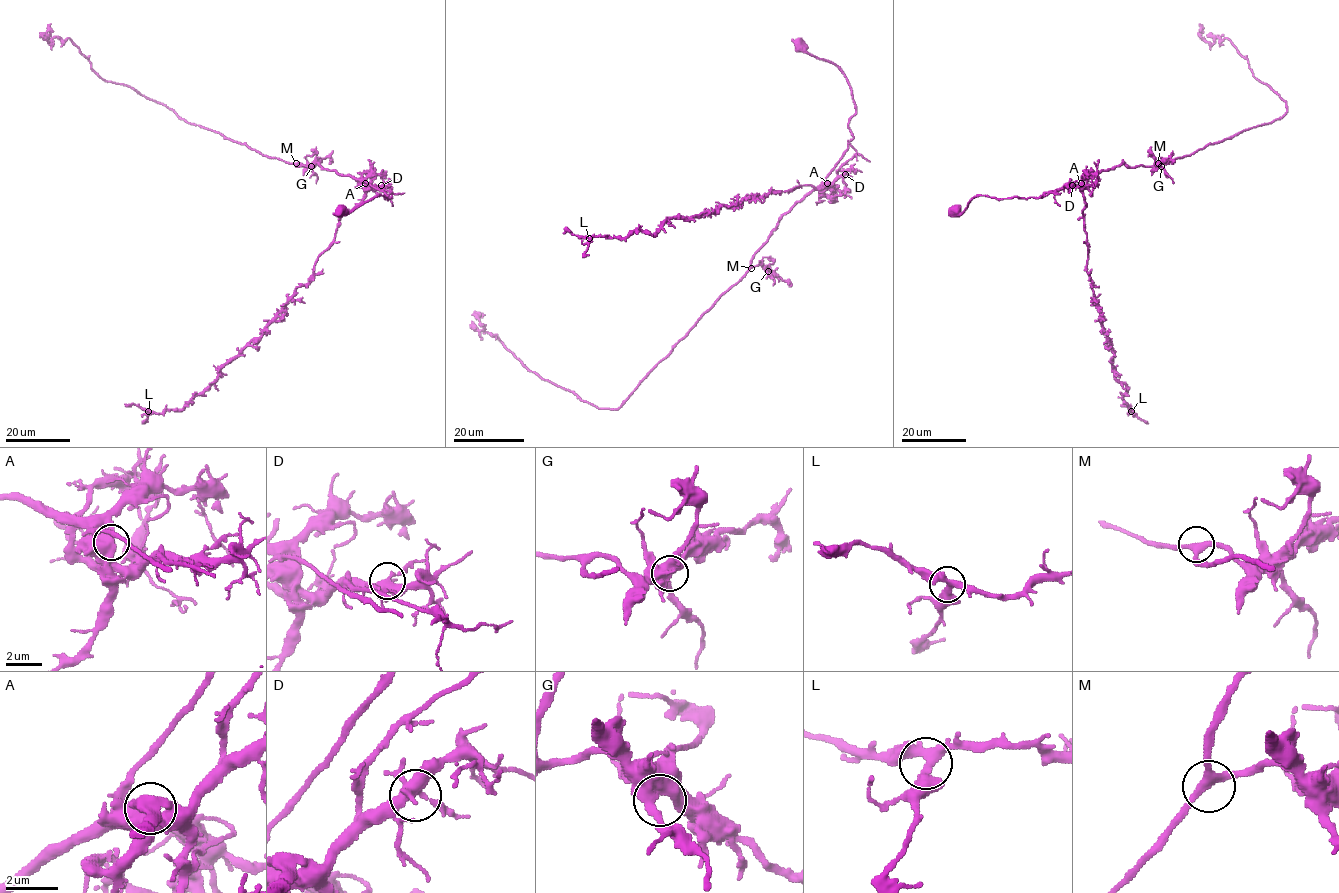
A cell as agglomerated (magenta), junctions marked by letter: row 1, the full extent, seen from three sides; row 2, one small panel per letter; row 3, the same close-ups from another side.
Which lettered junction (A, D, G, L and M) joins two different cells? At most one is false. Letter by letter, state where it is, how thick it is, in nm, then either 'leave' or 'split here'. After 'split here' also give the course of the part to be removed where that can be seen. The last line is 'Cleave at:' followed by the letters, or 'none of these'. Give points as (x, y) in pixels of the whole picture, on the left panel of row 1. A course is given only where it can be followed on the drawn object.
A: at (365, 183); 950 nm thick; split here; foreign part runs (365, 183), (364, 198), (340, 218), (310, 280), (208, 386), (179, 410), (152, 413), (124, 404)
D: at (381, 185); 360 nm thick; leave
G: at (311, 166); 550 nm thick; leave
L: at (148, 411); 360 nm thick; leave
M: at (296, 163); 300 nm thick; leave
Cleave at: A

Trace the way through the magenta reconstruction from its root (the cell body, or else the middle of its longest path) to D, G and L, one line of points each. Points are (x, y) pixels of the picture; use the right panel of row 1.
D: (954, 211), (960, 214), (979, 195), (998, 199), (1040, 198), (1072, 185)
G: (954, 211), (960, 214), (979, 195), (1040, 198), (1123, 163), (1161, 166)
L: (954, 211), (960, 214), (979, 195), (1028, 198), (1080, 189), (1086, 270), (1131, 411)

